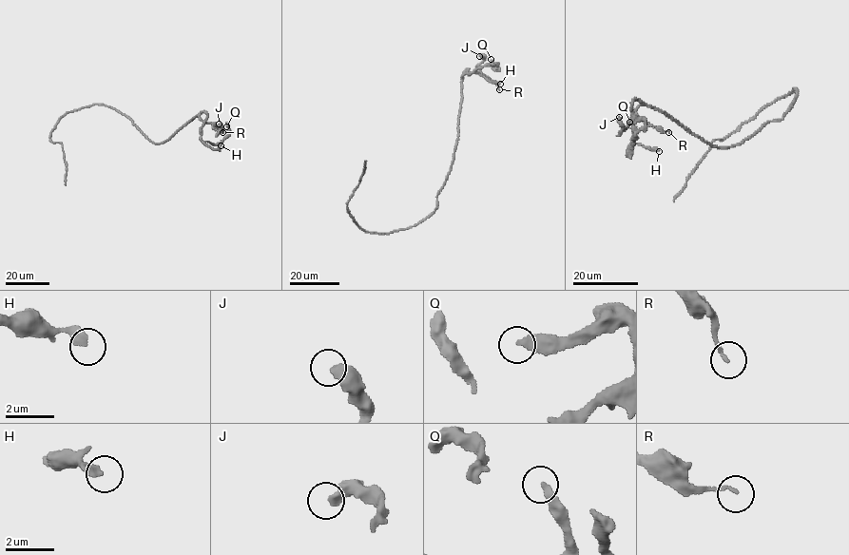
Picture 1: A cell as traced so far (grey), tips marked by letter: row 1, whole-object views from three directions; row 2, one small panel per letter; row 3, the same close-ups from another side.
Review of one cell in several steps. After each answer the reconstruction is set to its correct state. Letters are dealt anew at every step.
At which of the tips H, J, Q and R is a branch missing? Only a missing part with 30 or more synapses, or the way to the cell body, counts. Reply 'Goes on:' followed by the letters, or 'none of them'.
Goes on: none of them

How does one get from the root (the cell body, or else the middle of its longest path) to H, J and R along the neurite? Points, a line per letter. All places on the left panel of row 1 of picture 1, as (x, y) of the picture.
H: (142, 132), (150, 141), (161, 143), (203, 111), (206, 119), (201, 128), (201, 139), (221, 145)
J: (142, 132), (159, 143), (198, 115), (202, 120), (215, 124), (213, 127), (218, 130), (221, 128), (219, 124)
R: (142, 132), (150, 141), (161, 143), (198, 115), (222, 132)

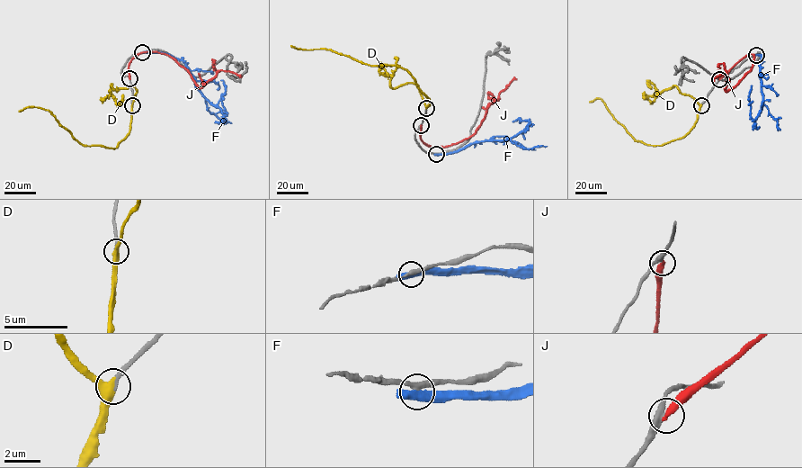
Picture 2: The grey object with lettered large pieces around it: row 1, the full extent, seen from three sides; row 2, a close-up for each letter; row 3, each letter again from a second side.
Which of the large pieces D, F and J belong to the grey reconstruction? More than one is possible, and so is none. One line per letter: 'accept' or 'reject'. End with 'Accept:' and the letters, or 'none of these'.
D: accept
F: reject
J: reject
Accept: D

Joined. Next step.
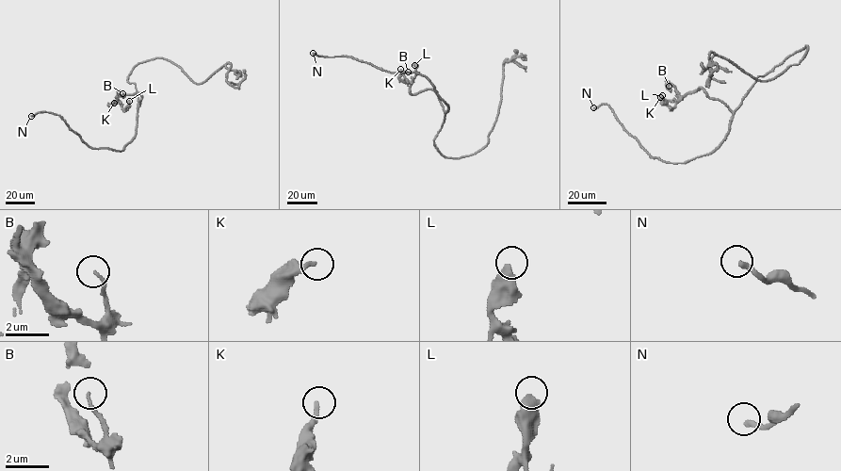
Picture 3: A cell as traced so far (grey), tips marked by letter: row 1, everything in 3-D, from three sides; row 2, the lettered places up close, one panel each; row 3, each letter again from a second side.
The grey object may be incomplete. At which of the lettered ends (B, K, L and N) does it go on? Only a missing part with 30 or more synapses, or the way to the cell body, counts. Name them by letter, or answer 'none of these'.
none of these

